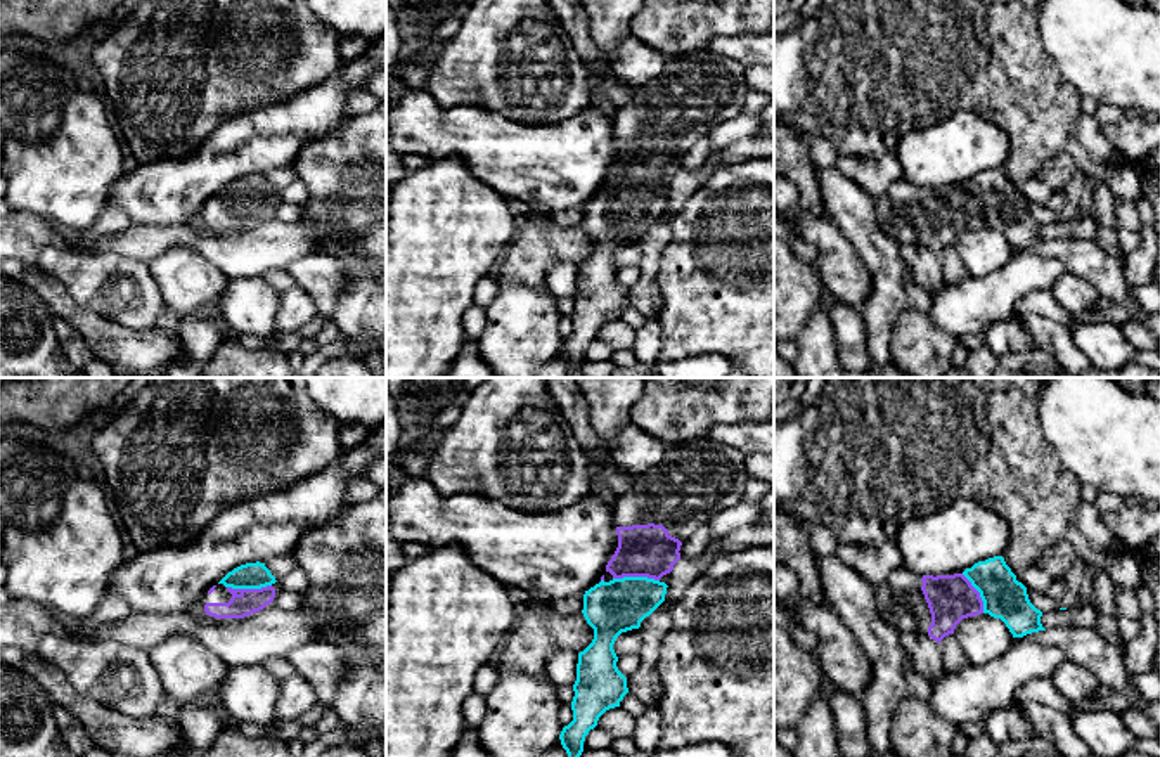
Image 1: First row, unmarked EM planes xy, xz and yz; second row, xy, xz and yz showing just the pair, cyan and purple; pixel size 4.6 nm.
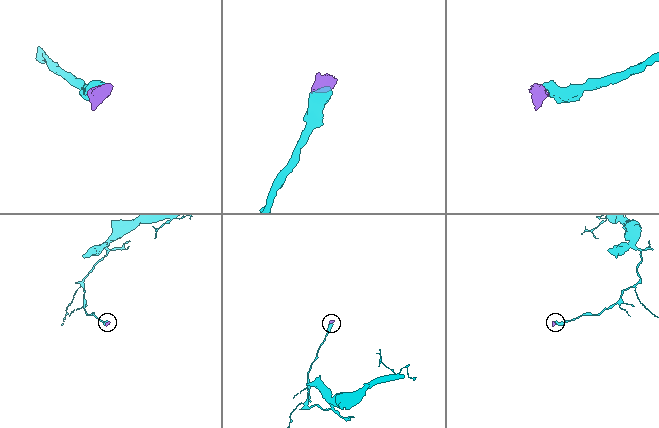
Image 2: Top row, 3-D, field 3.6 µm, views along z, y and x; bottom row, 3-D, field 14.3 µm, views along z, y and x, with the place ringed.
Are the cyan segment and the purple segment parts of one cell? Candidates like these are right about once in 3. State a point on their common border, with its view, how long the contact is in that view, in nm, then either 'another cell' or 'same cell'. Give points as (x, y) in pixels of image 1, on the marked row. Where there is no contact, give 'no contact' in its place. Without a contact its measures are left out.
meets cyan in xz at (636, 577); contact 220 nm long; same cell

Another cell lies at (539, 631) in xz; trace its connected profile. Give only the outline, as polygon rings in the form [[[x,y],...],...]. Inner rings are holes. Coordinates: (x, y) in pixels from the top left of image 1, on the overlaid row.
[[[547,599],[521,606],[493,665],[500,672],[545,676],[547,658],[556,650],[583,651],[594,639],[594,629],[583,613],[559,615]]]

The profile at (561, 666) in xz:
[[[556,650],[549,655],[545,676],[561,686],[573,686],[577,681],[578,653],[570,650]]]

